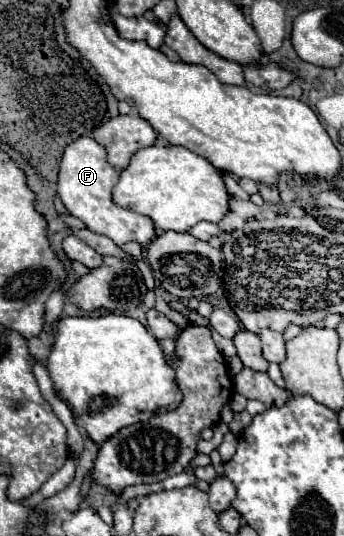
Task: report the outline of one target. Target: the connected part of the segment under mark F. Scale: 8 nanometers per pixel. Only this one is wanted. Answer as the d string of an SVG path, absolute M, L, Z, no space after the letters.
M90 136L79 137L71 145L67 145L59 165L59 179L57 179L57 195L61 197L67 211L73 217L81 219L89 231L109 237L115 245L137 241L139 245L145 247L155 237L155 227L151 219L147 219L145 215L117 207L111 201L111 189L115 187L117 181L119 171L107 163L103 147L99 147L99 143L95 143Z

